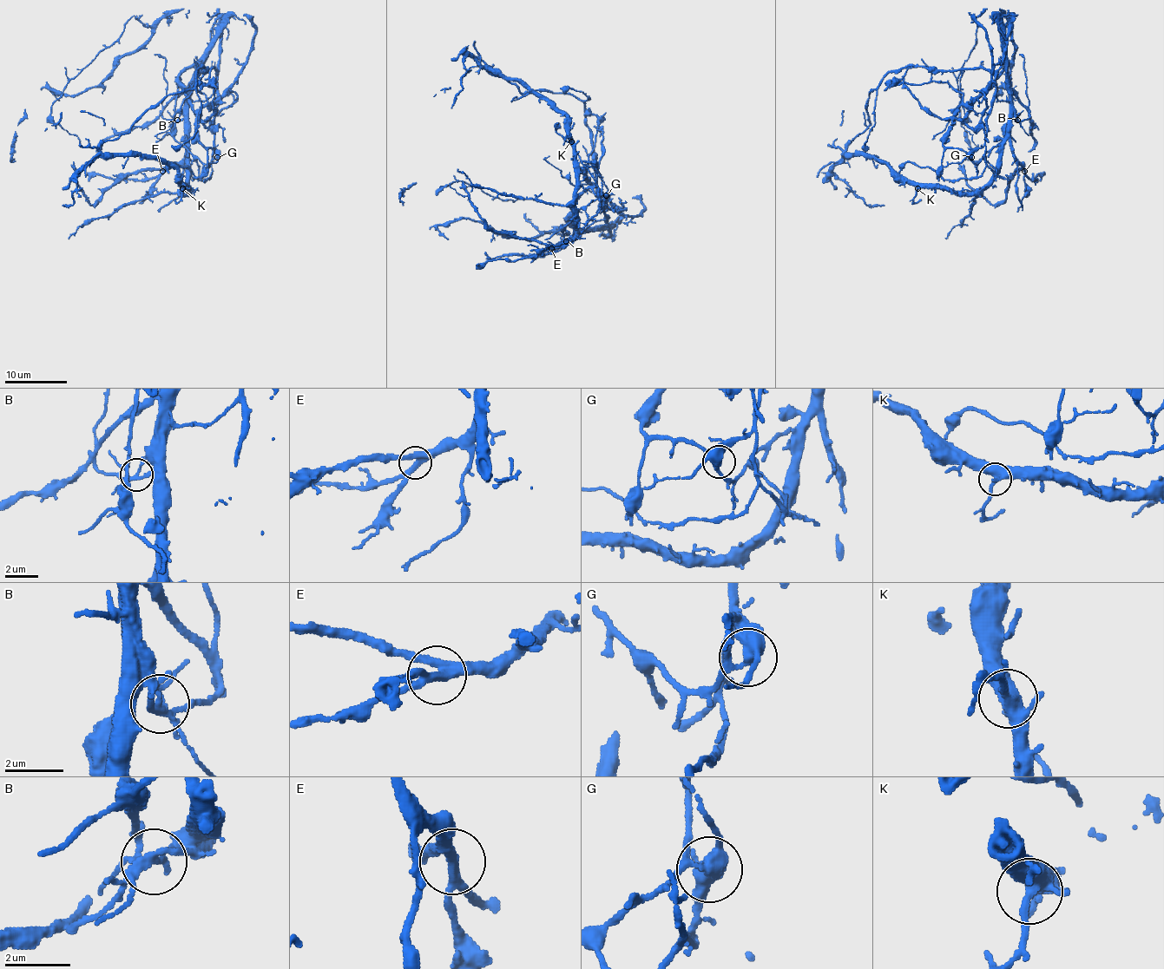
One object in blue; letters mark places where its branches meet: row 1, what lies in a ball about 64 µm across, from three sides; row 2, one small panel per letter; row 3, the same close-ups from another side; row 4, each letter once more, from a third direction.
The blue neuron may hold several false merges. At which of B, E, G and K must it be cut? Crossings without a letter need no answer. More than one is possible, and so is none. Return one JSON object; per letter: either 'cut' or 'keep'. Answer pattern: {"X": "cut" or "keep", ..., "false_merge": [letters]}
{"B": "cut", "E": "keep", "G": "cut", "K": "keep", "false_merge": ["B", "G"]}

